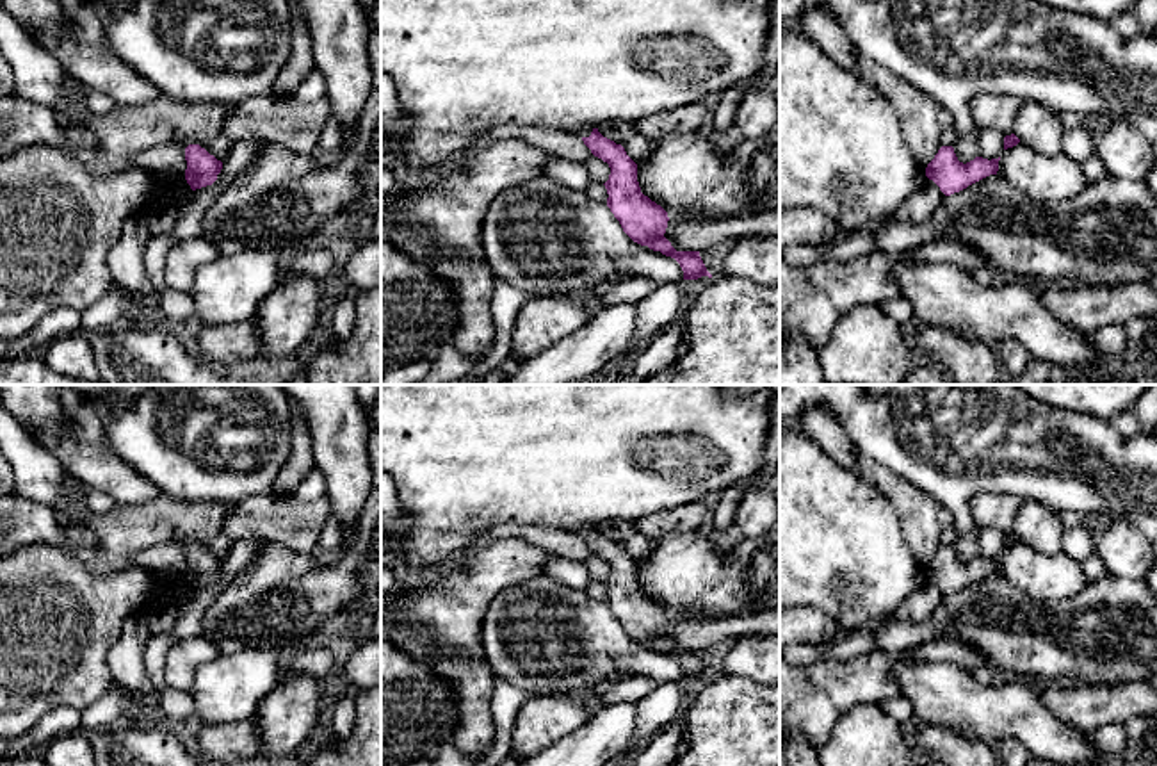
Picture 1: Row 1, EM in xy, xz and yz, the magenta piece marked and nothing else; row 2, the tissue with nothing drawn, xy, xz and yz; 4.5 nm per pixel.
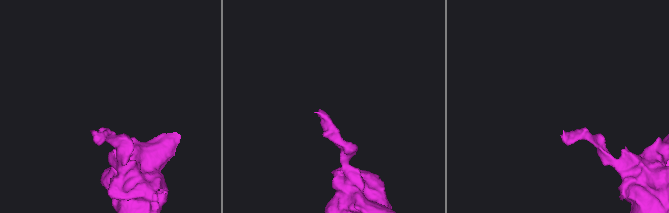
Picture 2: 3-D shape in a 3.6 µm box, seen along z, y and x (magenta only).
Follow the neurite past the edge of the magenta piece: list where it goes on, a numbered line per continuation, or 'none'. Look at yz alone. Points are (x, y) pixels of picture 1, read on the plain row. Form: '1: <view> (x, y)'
none

